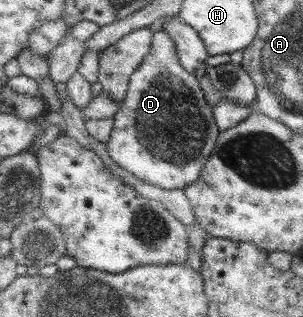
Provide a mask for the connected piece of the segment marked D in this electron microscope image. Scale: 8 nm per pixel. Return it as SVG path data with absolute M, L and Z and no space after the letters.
M165 30L153 33L152 48L129 77L128 92L124 101L118 104L118 112L113 116L113 128L106 142L108 156L120 170L130 172L136 180L162 190L183 190L198 181L205 163L216 148L220 132L197 79L181 66L176 45Z

